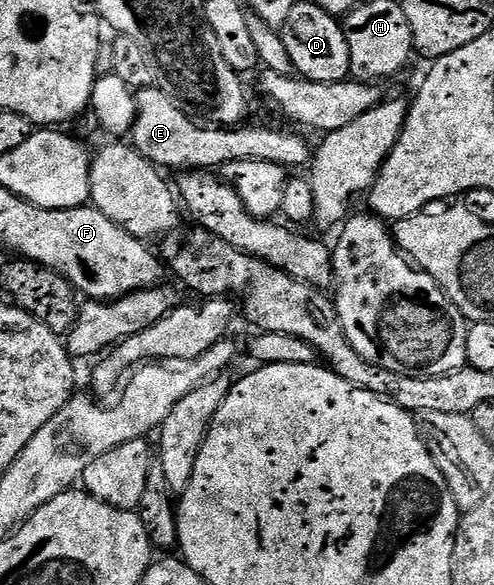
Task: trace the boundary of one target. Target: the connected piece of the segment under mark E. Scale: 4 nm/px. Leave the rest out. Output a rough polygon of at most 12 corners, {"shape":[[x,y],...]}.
{"shape":[[160,87],[136,93],[130,141],[147,161],[292,169],[314,156],[284,129],[191,121]]}

